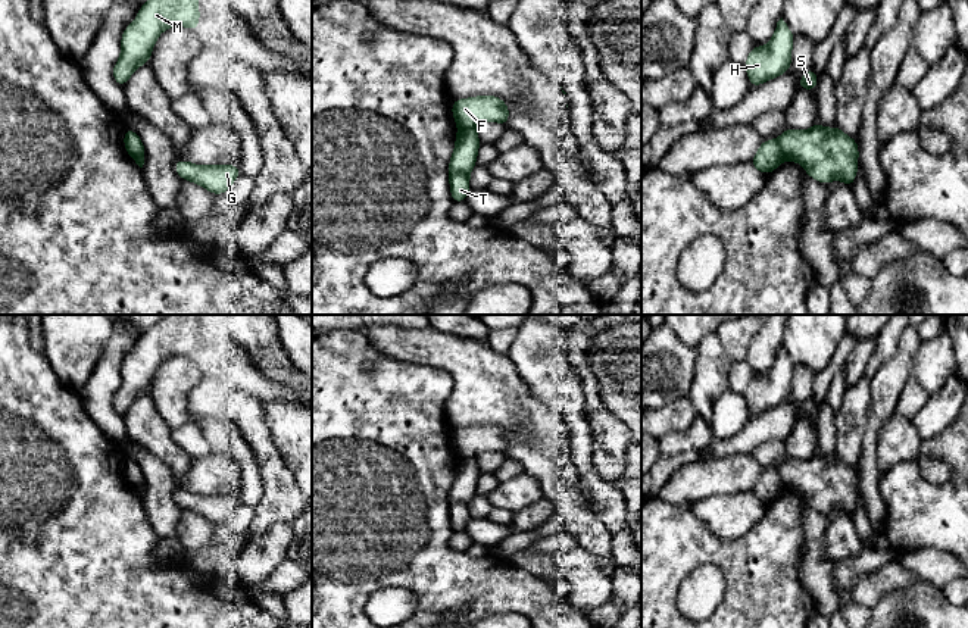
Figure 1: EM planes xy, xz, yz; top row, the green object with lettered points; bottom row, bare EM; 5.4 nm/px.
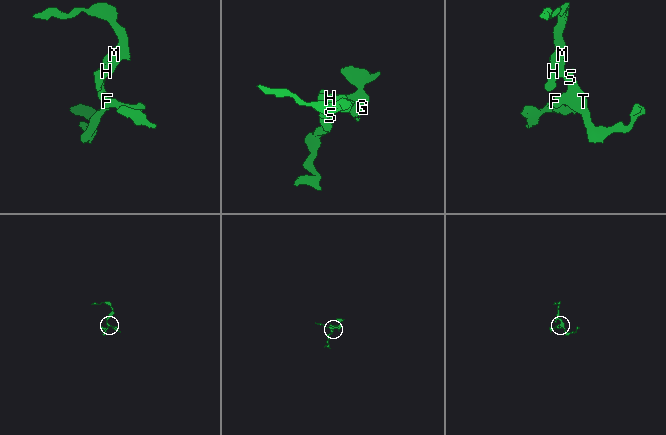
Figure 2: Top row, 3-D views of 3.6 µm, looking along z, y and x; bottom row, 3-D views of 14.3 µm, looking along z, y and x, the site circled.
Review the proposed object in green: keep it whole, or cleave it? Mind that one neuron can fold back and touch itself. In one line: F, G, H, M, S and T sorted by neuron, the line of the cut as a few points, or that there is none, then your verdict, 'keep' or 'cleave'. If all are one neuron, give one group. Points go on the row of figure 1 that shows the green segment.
groups F G / H M S T; cut yz (776, 140), (786, 158); cleave

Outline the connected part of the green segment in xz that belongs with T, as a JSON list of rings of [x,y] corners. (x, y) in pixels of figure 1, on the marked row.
[[[459,128],[455,150],[449,160],[450,197],[455,203],[463,203],[471,191],[469,174],[477,165],[481,141],[475,128]]]

